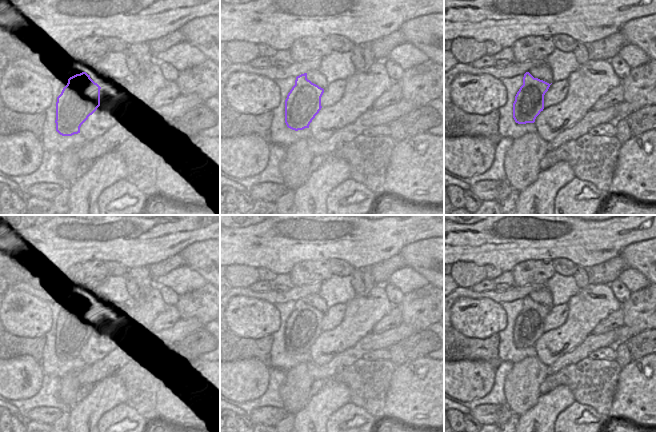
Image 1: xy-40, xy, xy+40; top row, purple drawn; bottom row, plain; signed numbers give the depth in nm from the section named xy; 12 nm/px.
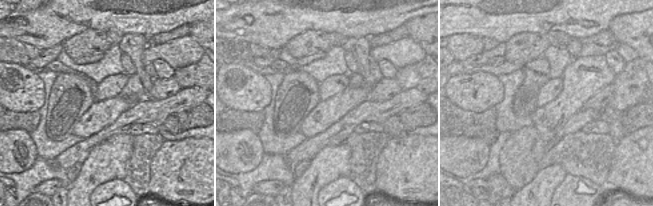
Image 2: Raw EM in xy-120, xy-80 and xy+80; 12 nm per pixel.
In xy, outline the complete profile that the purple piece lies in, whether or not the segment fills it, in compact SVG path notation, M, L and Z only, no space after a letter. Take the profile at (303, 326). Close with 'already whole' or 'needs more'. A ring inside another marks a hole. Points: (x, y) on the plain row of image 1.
M319 294L308 295L296 301L295 309L292 311L285 324L285 347L288 352L298 355L309 352L310 347L321 334L321 321L328 307Z | needs more

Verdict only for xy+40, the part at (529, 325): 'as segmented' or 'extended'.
extended

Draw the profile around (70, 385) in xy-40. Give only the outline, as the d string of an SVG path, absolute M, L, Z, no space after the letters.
M72 371L61 378L60 399L61 401L73 407L76 405L76 394L81 385L78 379L80 371Z

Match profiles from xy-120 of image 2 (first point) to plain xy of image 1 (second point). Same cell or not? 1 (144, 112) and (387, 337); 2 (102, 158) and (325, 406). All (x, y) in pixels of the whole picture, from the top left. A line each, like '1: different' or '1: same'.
1: same
2: same

